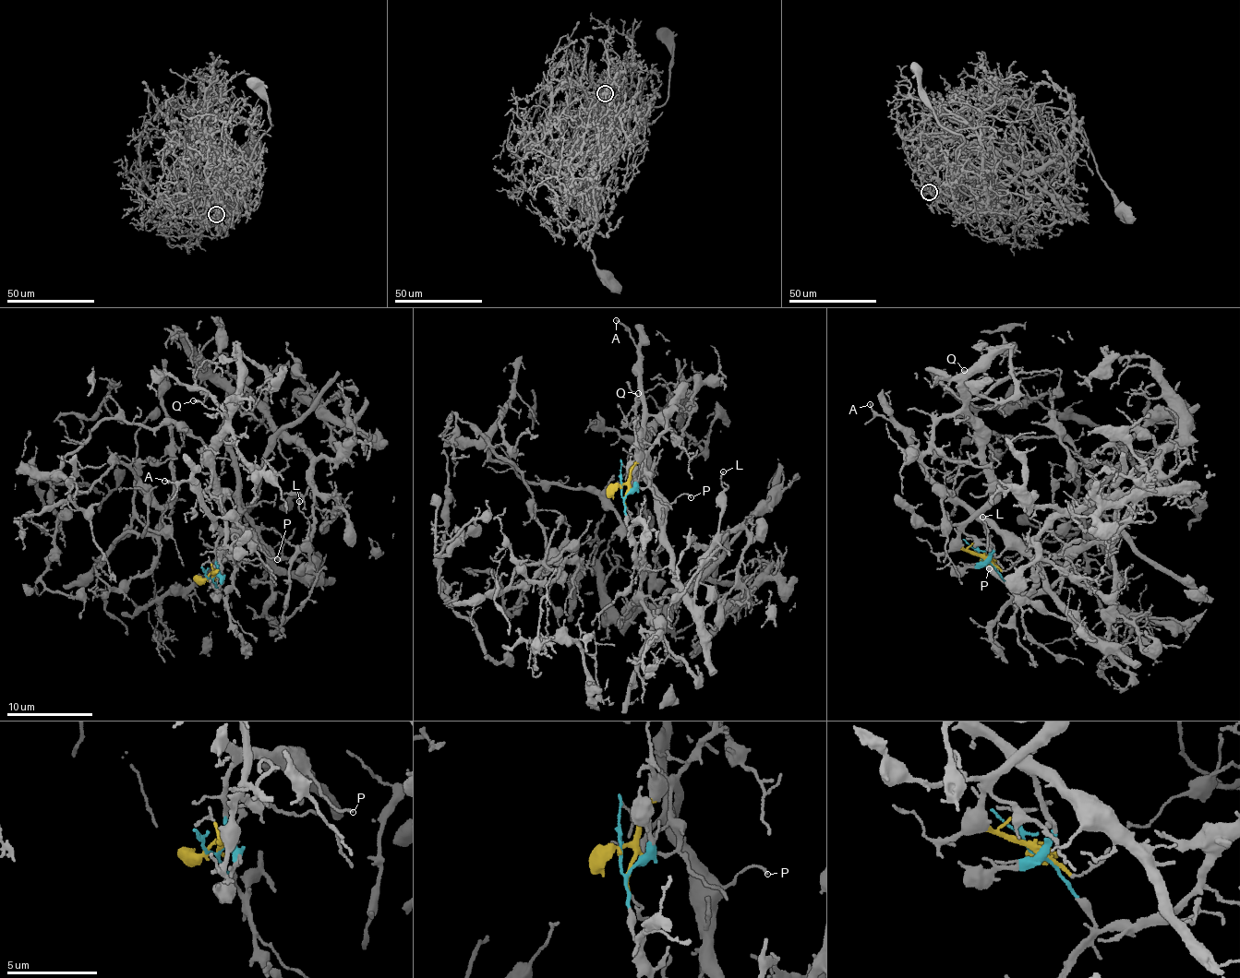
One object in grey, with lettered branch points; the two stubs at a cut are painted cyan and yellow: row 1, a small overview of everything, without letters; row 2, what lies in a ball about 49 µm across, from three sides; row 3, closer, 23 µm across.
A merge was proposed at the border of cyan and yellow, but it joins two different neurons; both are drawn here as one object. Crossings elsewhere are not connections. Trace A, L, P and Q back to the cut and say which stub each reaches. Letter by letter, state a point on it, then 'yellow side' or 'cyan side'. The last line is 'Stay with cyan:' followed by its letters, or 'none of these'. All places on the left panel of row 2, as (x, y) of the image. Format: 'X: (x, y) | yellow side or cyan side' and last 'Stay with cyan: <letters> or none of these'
A: (164, 481) | cyan side
L: (299, 501) | cyan side
P: (277, 559) | cyan side
Q: (193, 400) | yellow side
Stay with cyan: A, L, P

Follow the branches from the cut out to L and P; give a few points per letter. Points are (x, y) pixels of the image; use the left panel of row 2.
L: (207, 576), (214, 575), (218, 536), (228, 530), (269, 562), (295, 575), (306, 567), (309, 521), (300, 501)
P: (207, 576), (214, 575), (216, 541), (224, 533), (236, 530), (256, 540), (270, 557), (277, 558)

